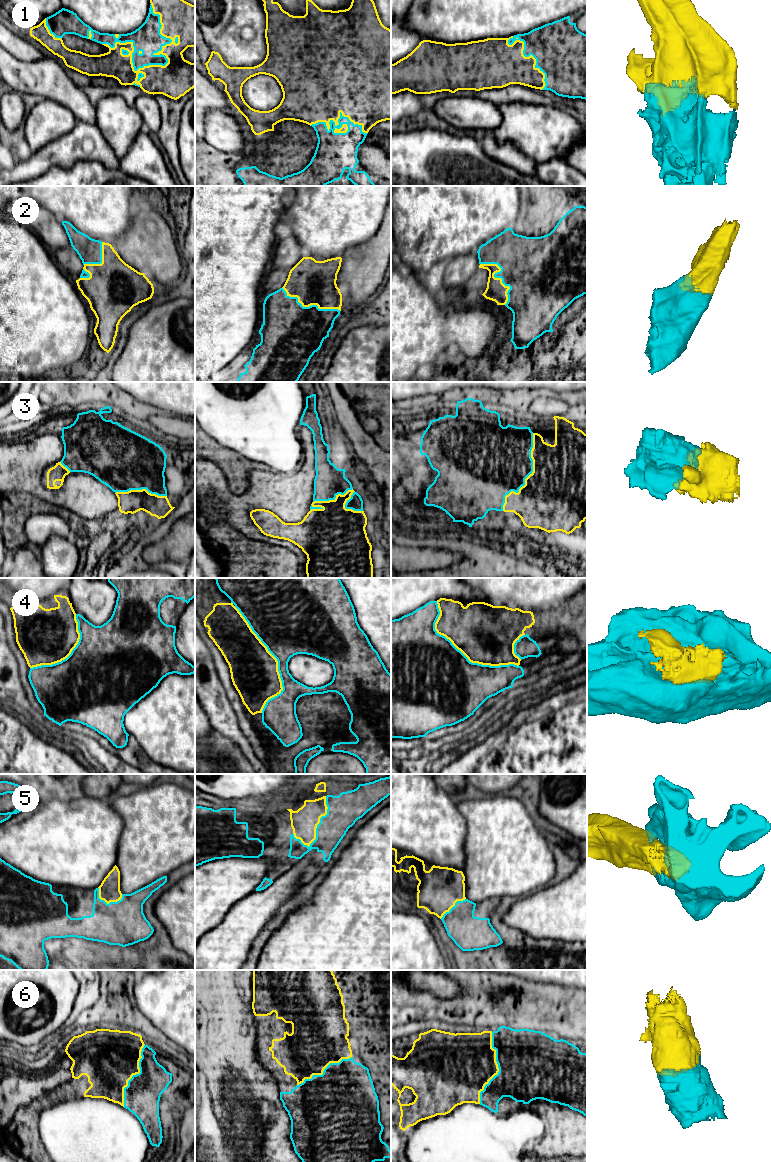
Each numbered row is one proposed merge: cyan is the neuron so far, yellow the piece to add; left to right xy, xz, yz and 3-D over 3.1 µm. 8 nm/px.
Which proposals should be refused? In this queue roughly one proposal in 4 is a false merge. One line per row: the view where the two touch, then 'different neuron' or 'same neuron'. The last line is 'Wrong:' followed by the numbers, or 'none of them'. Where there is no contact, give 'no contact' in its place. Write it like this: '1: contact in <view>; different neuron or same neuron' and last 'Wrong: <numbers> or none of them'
1: contact in xy; same neuron
2: contact in yz; same neuron
3: contact in yz; same neuron
4: contact in yz; different neuron
5: contact in xz; same neuron
6: contact in yz; same neuron
Wrong: 4

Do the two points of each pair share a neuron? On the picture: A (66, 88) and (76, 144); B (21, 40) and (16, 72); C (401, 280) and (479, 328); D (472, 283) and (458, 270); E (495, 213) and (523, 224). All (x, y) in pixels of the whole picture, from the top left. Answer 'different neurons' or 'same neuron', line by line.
A: different neurons
B: different neurons
C: same neuron
D: different neurons
E: different neurons

